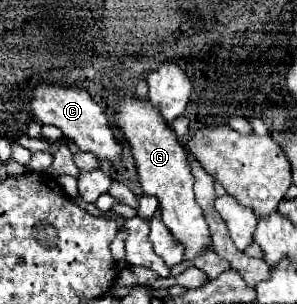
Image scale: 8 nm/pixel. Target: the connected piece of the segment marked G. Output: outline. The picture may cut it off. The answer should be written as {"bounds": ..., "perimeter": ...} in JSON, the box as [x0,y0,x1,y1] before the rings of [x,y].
{"bounds":[113,96,211,260],"perimeter":[[[125,96],[125,102],[121,98],[113,114],[115,114],[113,124],[123,132],[131,148],[143,192],[149,196],[157,196],[165,226],[171,232],[175,232],[175,238],[179,242],[183,242],[185,258],[193,260],[201,256],[203,252],[207,252],[211,238],[209,238],[207,222],[203,218],[203,210],[199,208],[193,196],[191,166],[187,166],[187,152],[183,144],[177,140],[175,132],[167,126],[167,122],[163,122],[159,110],[149,100],[141,100],[137,96]]]}

